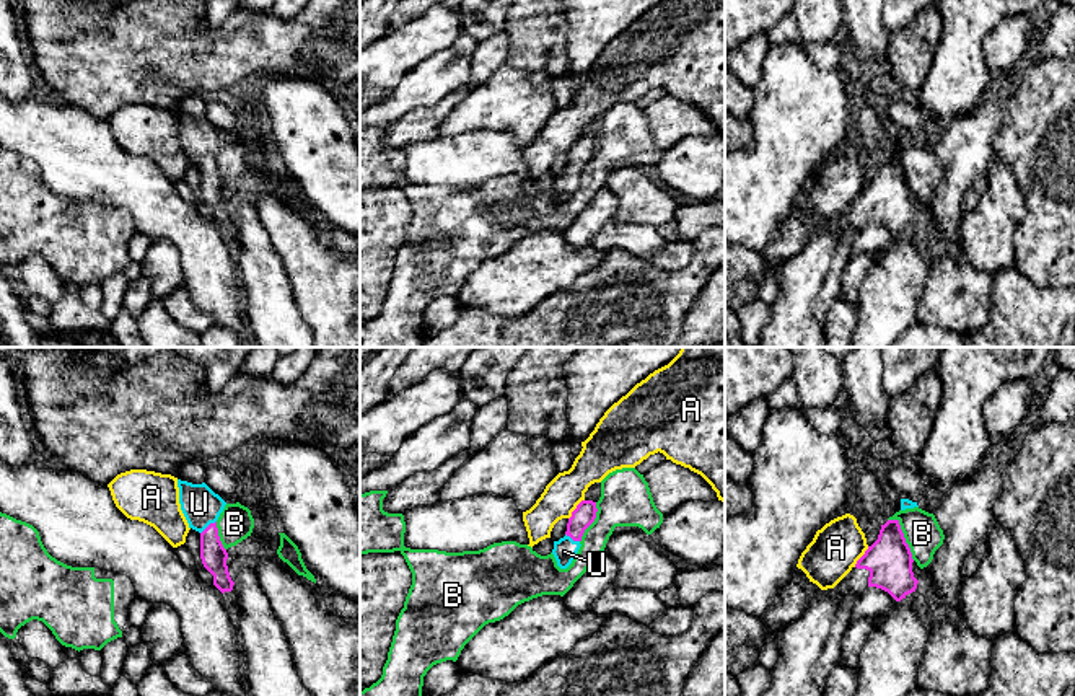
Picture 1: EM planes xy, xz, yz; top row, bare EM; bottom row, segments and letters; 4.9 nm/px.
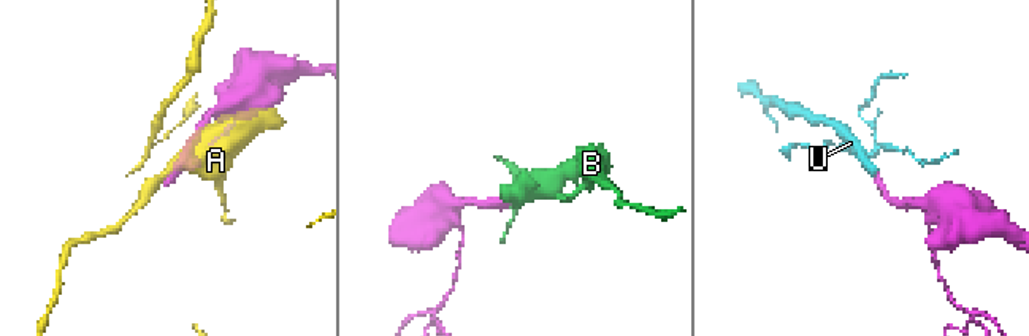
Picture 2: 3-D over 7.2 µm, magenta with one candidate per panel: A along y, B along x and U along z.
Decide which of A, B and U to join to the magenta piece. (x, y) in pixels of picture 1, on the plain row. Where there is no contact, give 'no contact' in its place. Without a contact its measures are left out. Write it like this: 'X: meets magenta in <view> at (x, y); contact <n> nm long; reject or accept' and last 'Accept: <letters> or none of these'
A: meets magenta in xz at (575, 144); contact 130 nm long; reject
B: meets magenta in yz at (903, 171); contact 240 nm long; reject
U: meets magenta in xy at (207, 162); contact 100 nm long; accept
Accept: U

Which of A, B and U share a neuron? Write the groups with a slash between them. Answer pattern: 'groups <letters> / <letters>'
groups A / B / U

